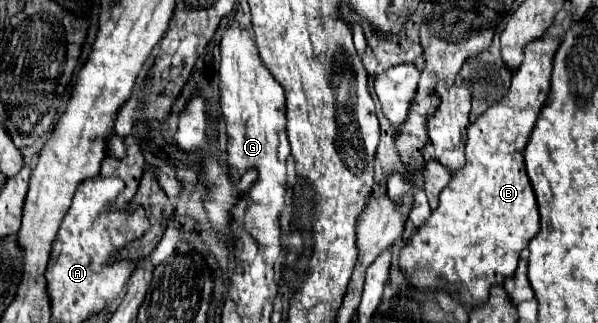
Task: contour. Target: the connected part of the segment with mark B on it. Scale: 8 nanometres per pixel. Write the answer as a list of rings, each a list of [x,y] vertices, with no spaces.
[[[544,34],[538,40],[532,40],[524,48],[524,62],[512,76],[512,86],[506,96],[490,106],[482,116],[476,118],[466,130],[466,164],[462,170],[452,174],[450,184],[440,192],[440,206],[432,212],[430,220],[418,228],[406,248],[400,252],[400,268],[402,272],[418,286],[426,288],[426,284],[436,284],[442,290],[442,282],[456,284],[458,300],[470,302],[472,306],[488,300],[488,290],[494,284],[502,284],[506,276],[512,276],[518,266],[520,252],[528,246],[528,242],[540,230],[540,214],[536,196],[526,176],[524,166],[524,148],[528,144],[532,126],[548,98],[550,90],[550,72],[554,52],[562,38]]]

